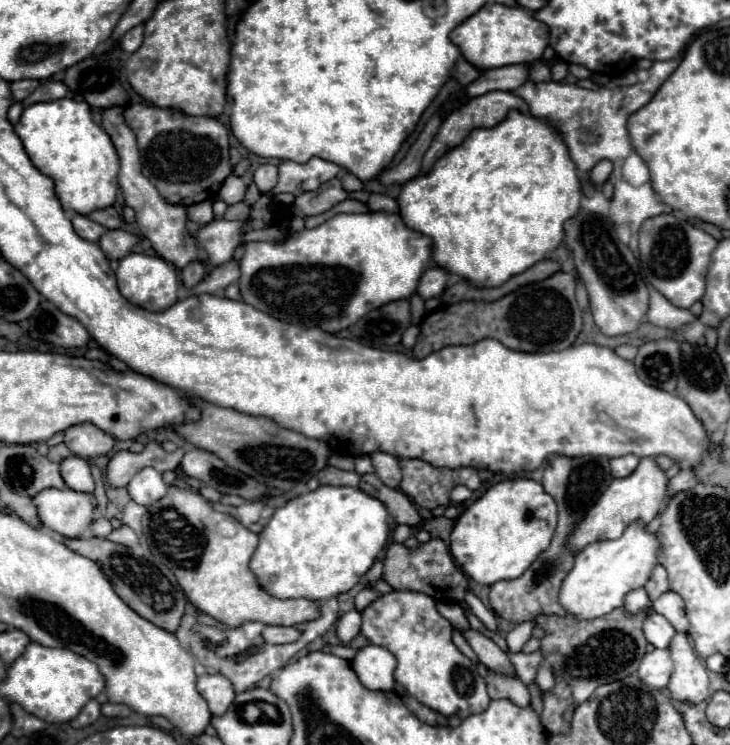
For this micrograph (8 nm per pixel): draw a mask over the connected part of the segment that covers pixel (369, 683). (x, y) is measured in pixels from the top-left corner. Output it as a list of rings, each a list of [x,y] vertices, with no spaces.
[[[367,645],[351,661],[353,671],[357,673],[361,685],[367,689],[379,689],[379,691],[391,691],[395,685],[393,671],[395,671],[395,657],[379,645]]]

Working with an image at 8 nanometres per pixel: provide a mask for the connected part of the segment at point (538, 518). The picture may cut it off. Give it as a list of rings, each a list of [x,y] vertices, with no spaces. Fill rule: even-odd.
[[[517,477],[499,481],[485,491],[461,517],[451,533],[451,553],[463,571],[481,585],[519,577],[543,553],[557,527],[555,499],[539,481]]]

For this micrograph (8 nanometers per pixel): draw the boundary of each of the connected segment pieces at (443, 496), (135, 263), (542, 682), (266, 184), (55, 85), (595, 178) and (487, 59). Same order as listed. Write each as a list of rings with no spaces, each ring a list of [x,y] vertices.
[[[399,459],[399,467],[403,471],[403,481],[399,485],[401,491],[425,509],[449,505],[449,493],[455,485],[465,485],[471,491],[481,485],[481,479],[473,467],[445,469],[433,467],[423,459]]]
[[[133,253],[125,259],[121,259],[119,269],[117,269],[117,285],[127,301],[131,301],[133,305],[139,305],[141,309],[153,311],[153,313],[169,309],[171,305],[175,305],[175,301],[179,301],[177,269],[171,263],[163,261],[161,257]]]
[[[543,663],[543,665],[539,667],[539,671],[537,671],[537,685],[539,685],[539,689],[543,689],[543,691],[555,689],[555,677],[553,677],[551,669],[549,669],[545,663]]]
[[[259,165],[253,173],[253,181],[261,193],[267,193],[277,183],[277,167],[275,165]]]
[[[47,81],[47,83],[41,83],[25,101],[23,105],[31,105],[31,101],[57,101],[57,99],[63,99],[67,95],[67,87],[59,81]]]
[[[599,161],[599,163],[589,171],[589,183],[595,185],[595,187],[601,187],[601,185],[609,179],[611,169],[613,169],[611,161]]]
[[[491,3],[455,27],[451,41],[461,49],[463,57],[471,65],[475,65],[479,71],[487,71],[505,65],[531,65],[533,61],[541,59],[549,41],[549,29],[523,7],[511,9],[499,3]]]

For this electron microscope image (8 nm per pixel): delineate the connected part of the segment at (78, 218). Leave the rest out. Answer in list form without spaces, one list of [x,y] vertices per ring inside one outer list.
[[[75,215],[73,217],[73,229],[79,237],[91,241],[91,243],[97,243],[99,237],[105,233],[105,227],[101,227],[99,223],[87,219],[85,215]]]

